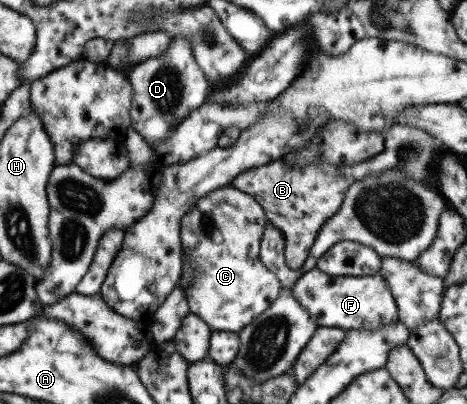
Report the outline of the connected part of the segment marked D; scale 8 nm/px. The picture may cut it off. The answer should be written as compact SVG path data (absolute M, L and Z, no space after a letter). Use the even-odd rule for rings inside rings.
M173 36L169 48L155 58L133 65L124 73L133 88L133 101L130 109L131 127L145 142L156 147L167 140L169 132L189 116L190 112L201 107L209 94L213 92L210 81L199 67L193 56L193 48L189 38Z

